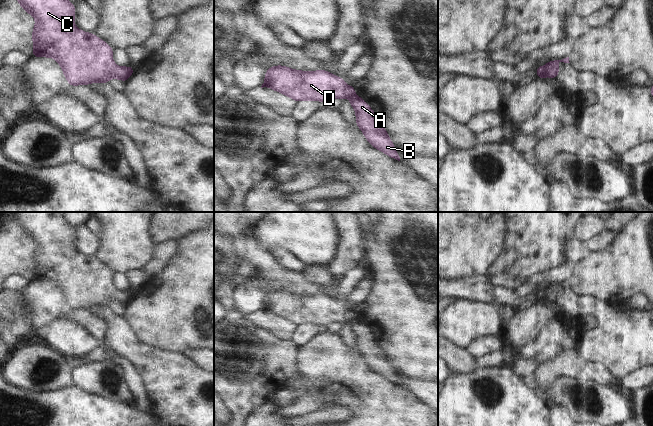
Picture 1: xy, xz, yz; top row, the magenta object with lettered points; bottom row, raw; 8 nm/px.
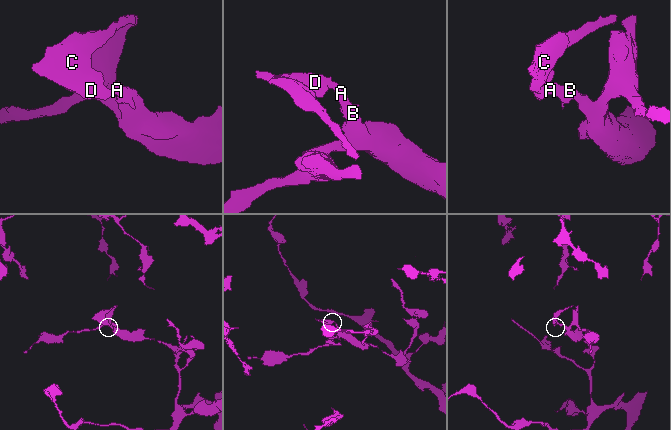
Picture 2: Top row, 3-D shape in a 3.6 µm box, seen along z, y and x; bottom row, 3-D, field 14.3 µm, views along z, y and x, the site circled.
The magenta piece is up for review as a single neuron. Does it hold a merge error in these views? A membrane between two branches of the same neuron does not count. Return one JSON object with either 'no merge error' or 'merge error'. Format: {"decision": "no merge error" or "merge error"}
{"decision": "merge error"}

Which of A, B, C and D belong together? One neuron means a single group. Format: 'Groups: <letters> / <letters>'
Groups: A B / C D.

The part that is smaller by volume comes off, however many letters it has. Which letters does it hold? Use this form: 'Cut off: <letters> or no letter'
Cut off: C, D.

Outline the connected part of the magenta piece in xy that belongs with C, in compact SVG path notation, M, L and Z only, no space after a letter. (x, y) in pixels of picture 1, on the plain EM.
M13 212L13 218L17 222L20 230L31 238L36 248L33 252L32 264L34 267L33 281L55 282L61 290L64 301L70 310L88 309L93 306L109 307L110 302L115 302L126 306L134 297L134 293L128 291L118 291L112 282L113 273L93 257L86 257L74 249L75 230L69 226L61 212Z

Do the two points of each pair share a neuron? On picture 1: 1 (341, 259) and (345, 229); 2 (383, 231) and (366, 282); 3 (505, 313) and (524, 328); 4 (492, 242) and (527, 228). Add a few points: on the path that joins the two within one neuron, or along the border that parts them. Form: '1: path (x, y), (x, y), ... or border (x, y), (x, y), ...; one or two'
1: path (345, 252), (345, 236); one
2: border (369, 273), (371, 276), (371, 288), (366, 297); two
3: border (515, 311), (515, 314), (506, 326); two
4: border (505, 222), (506, 239), (503, 250); two

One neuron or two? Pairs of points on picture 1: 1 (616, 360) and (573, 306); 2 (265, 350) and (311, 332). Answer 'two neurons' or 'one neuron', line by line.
1: one neuron
2: two neurons

